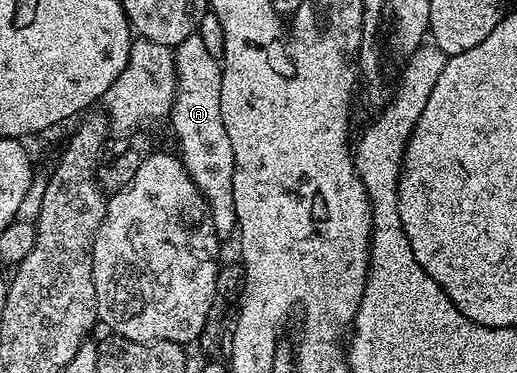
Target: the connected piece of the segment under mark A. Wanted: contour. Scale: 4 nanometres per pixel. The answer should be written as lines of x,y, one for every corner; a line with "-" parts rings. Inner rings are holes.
196,35
183,39
183,43
175,46
173,58
177,94
173,100
171,122
177,145
181,148
179,156
209,205
218,238
225,241
236,228
237,216
234,209
234,152
222,123
220,106
224,68
218,57
207,52
203,39

